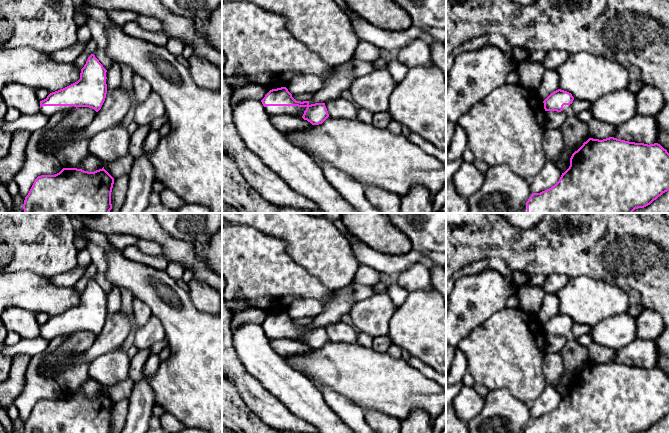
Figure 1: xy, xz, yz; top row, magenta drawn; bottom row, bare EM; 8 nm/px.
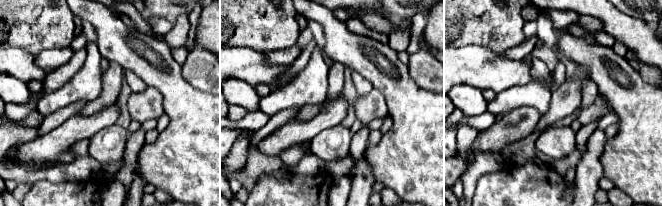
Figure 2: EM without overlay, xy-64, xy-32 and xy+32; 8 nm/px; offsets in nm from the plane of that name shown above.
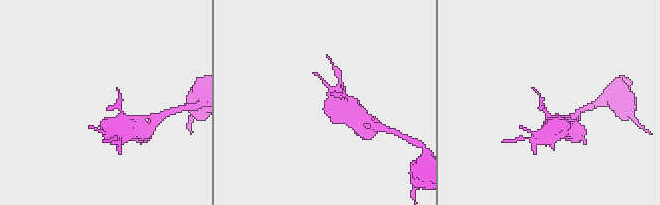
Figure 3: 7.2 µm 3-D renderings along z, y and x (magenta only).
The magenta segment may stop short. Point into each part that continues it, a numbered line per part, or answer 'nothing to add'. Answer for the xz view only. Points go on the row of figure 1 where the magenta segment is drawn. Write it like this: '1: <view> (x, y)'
1: xz (297, 111)

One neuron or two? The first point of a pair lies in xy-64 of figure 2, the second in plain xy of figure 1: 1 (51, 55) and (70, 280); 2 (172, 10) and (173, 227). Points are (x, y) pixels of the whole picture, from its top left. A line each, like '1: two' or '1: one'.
1: one
2: one

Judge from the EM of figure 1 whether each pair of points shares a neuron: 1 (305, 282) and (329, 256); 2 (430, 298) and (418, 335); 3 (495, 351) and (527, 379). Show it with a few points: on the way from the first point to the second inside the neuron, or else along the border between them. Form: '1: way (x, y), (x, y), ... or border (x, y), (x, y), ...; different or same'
1: border (293, 260), (330, 289); different
2: way (428, 307), (424, 314), (424, 326); same
3: way (503, 355), (519, 371); same

